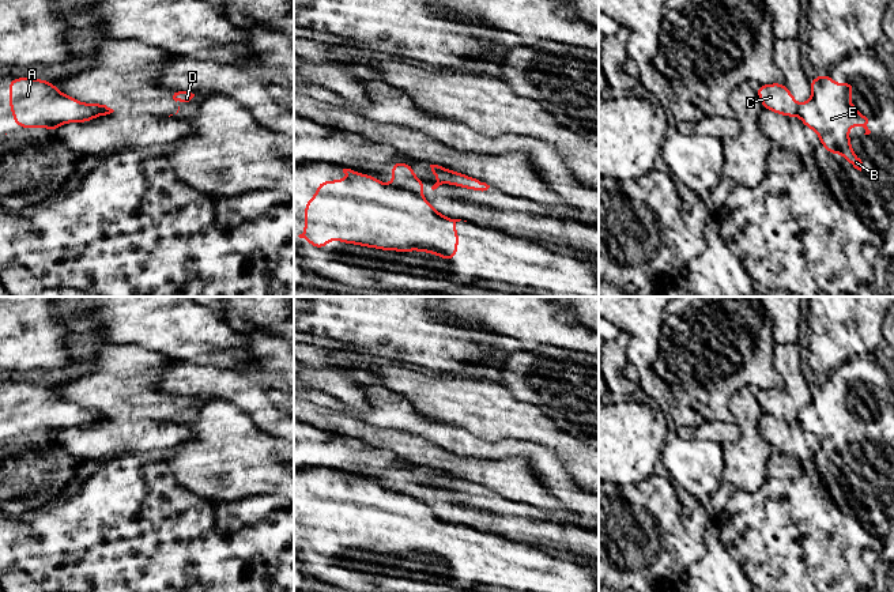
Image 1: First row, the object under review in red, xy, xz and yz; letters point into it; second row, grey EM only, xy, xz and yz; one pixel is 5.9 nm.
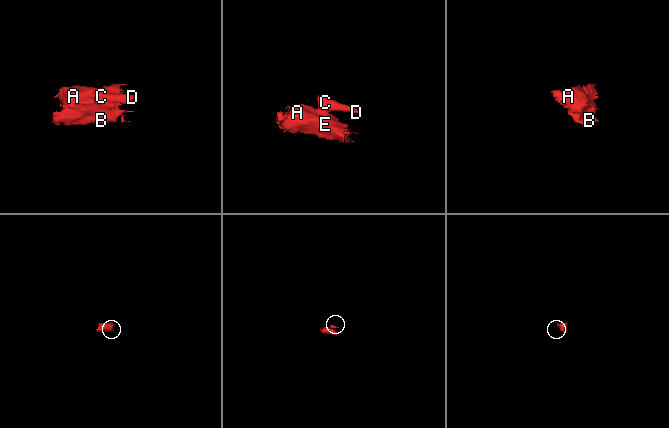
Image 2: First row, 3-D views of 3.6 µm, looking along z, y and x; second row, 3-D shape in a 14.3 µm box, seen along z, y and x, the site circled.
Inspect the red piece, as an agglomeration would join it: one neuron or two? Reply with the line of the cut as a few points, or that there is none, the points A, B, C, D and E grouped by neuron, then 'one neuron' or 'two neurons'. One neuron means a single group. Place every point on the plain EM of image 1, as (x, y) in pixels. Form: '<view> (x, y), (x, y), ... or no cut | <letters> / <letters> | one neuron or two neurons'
xz (389, 490), (398, 494), (417, 494) | A B E / C D | two neurons

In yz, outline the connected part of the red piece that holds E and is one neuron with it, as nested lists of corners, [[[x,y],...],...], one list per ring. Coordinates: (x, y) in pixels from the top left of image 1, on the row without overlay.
[[[821,378],[810,385],[812,401],[799,410],[797,421],[806,433],[812,433],[821,449],[835,463],[840,455],[842,463],[855,474],[863,474],[861,464],[853,457],[849,433],[860,430],[870,440],[868,423],[850,407],[855,389],[850,387],[837,389],[831,381]]]

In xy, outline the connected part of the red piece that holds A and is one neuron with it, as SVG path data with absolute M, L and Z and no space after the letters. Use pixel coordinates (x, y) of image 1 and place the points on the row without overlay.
M15 382L7 392L10 416L15 421L11 429L23 434L46 431L48 435L57 435L63 429L87 427L114 416L110 412L105 416L97 407L83 408L44 384Z

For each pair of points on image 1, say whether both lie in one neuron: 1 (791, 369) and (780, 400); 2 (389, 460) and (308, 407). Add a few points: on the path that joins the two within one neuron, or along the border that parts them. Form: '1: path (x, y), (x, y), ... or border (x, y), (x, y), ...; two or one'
1: path (791, 377), (791, 391), (788, 393); one
2: border (324, 430), (355, 437), (369, 445), (385, 449); two

